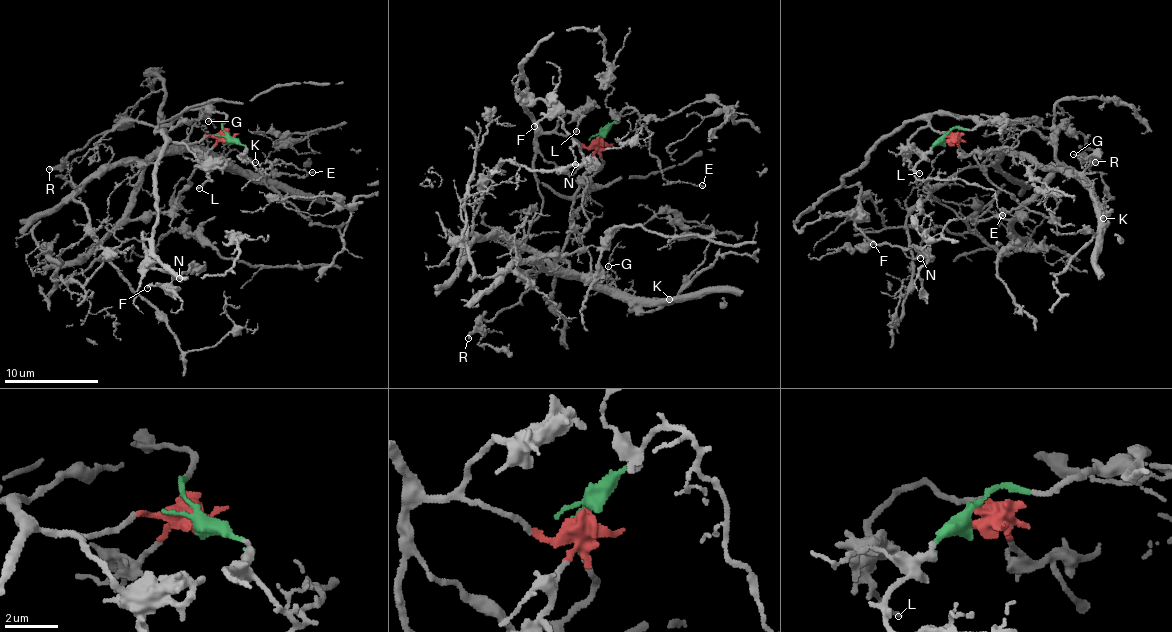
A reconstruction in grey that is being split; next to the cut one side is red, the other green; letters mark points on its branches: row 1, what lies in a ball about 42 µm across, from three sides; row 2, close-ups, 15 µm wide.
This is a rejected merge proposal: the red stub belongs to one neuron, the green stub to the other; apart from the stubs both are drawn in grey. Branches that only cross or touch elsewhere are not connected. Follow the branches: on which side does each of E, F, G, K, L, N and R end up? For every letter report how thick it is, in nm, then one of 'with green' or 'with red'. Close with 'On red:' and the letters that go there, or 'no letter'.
E: 120 nm | with green
F: 240 nm | with red
G: 110 nm | with green
K: 110 nm | with green
L: 150 nm | with red
N: 140 nm | with red
R: 260 nm | with red
On red: F, L, N, R

